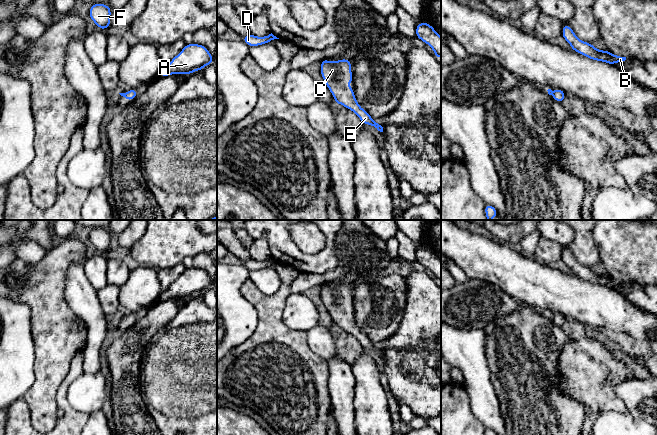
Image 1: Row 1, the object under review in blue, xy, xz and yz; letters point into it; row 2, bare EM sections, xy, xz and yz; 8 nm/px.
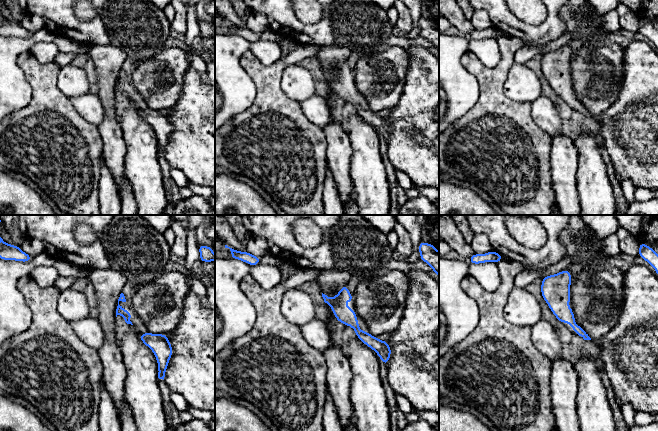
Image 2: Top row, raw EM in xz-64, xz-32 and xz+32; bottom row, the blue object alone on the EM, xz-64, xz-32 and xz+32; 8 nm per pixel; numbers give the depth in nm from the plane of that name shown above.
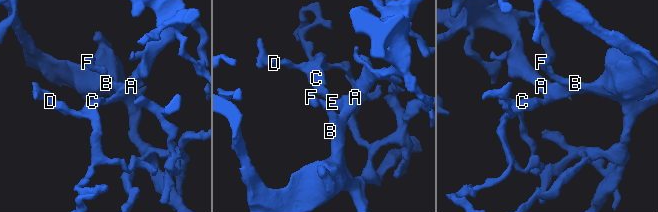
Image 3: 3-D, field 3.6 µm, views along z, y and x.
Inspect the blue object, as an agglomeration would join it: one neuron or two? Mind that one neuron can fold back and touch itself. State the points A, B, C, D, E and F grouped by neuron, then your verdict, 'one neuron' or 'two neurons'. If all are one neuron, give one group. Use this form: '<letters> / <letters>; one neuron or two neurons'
A B C D E F; one neuron

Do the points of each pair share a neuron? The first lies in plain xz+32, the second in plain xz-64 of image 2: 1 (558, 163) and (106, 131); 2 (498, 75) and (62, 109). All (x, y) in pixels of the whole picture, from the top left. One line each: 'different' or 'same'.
1: same
2: same

